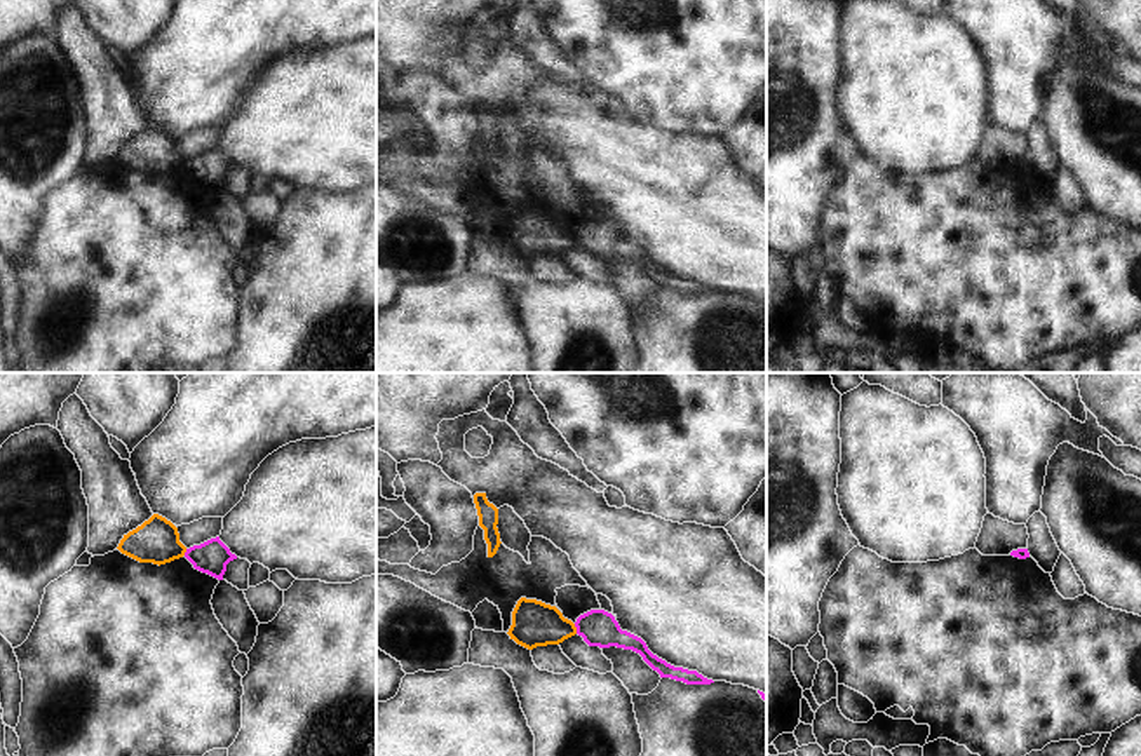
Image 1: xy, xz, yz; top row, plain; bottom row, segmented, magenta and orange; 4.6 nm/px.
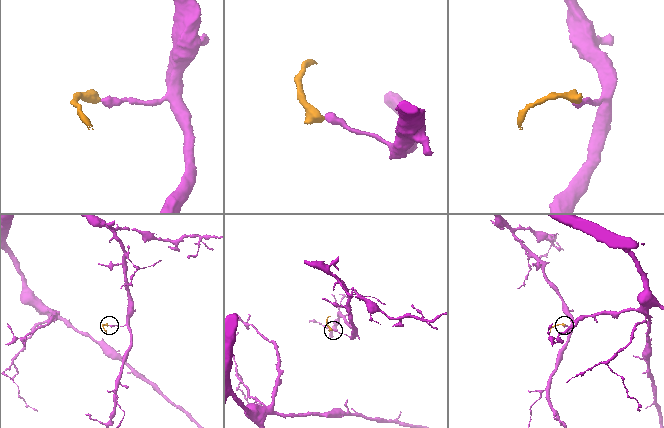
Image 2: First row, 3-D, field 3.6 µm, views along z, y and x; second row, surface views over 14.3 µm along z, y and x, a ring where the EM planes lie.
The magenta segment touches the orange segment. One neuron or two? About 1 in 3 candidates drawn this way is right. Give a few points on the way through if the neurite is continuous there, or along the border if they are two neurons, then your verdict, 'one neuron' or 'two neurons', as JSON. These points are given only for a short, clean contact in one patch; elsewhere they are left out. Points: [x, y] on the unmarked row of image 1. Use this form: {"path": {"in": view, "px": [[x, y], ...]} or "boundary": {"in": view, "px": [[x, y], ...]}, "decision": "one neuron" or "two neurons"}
{"boundary": {"in": "xz", "px": [[573, 234], [577, 242]]}, "decision": "two neurons"}

